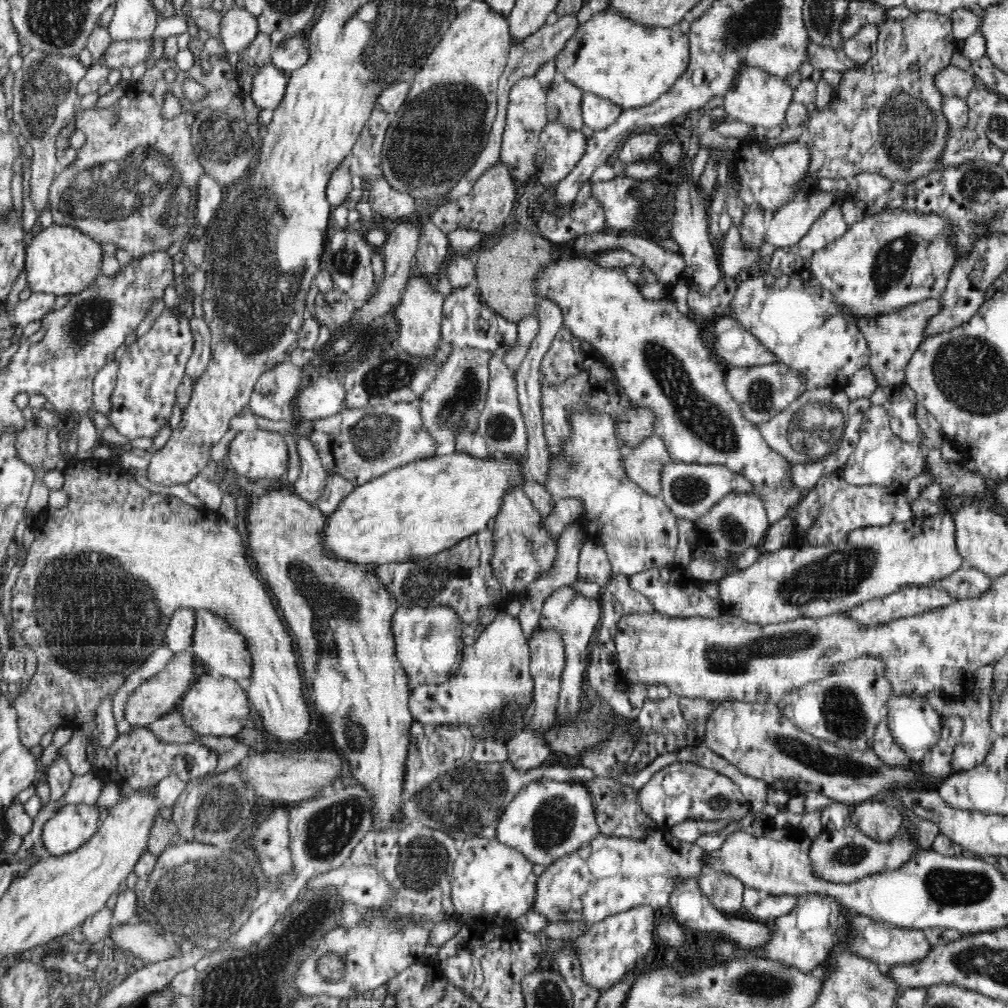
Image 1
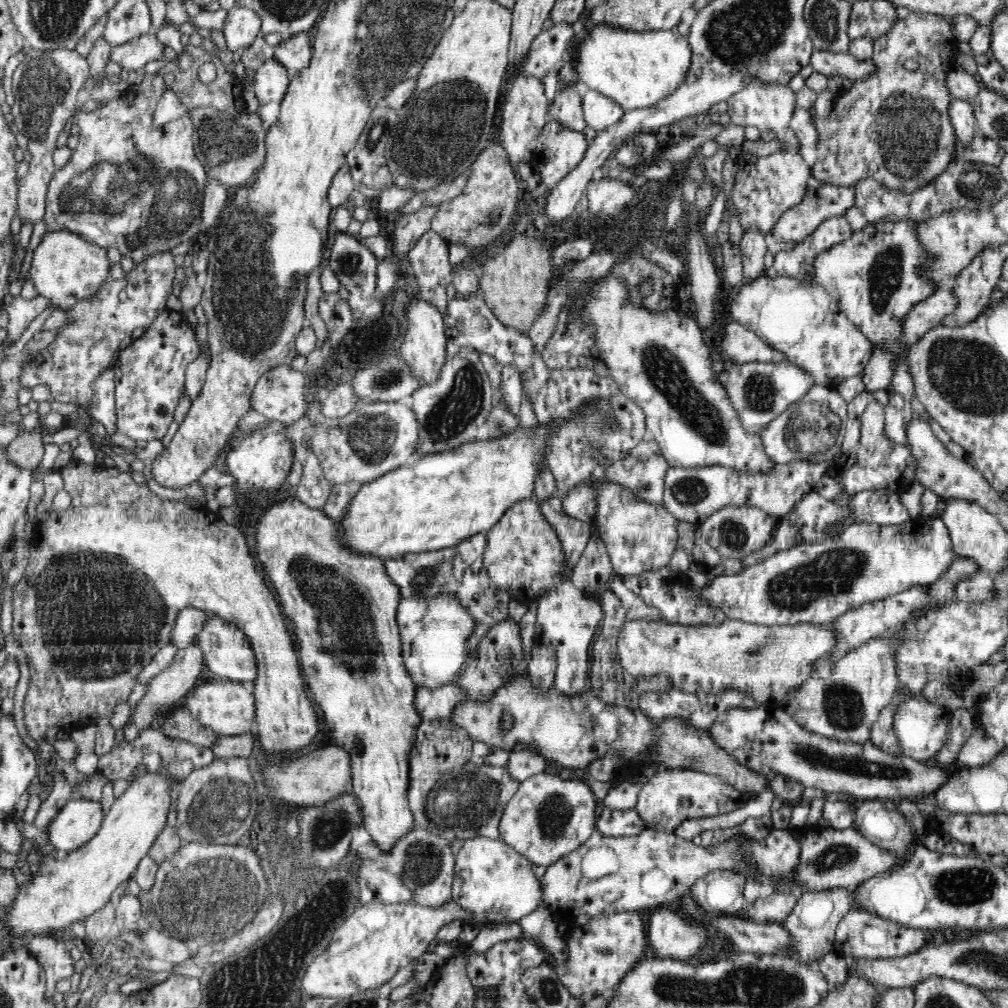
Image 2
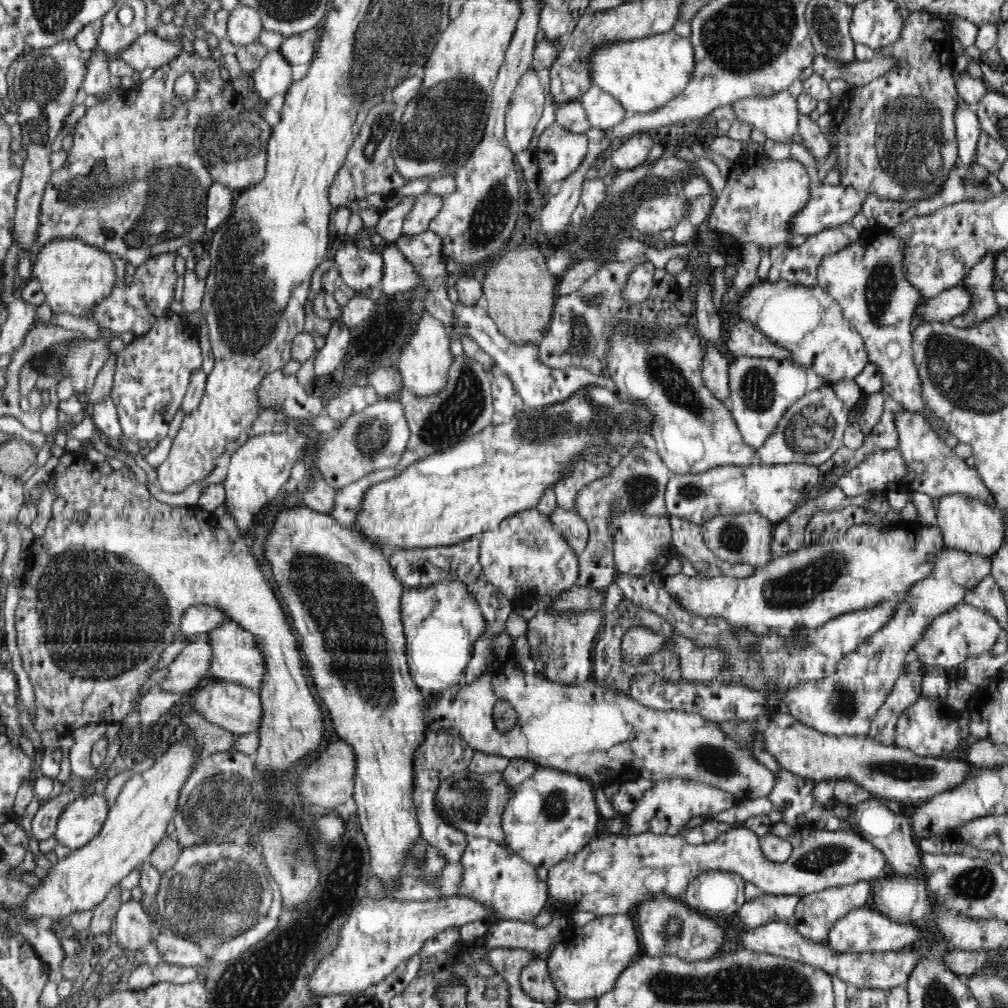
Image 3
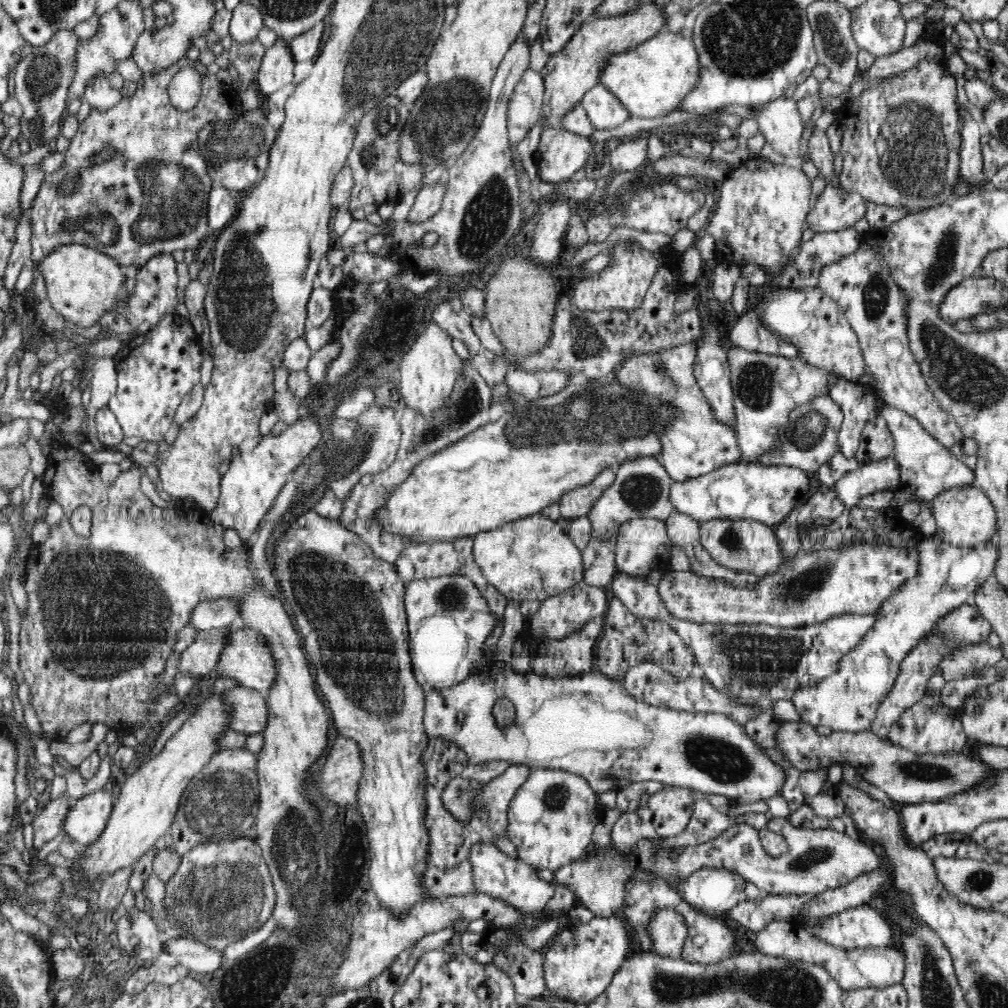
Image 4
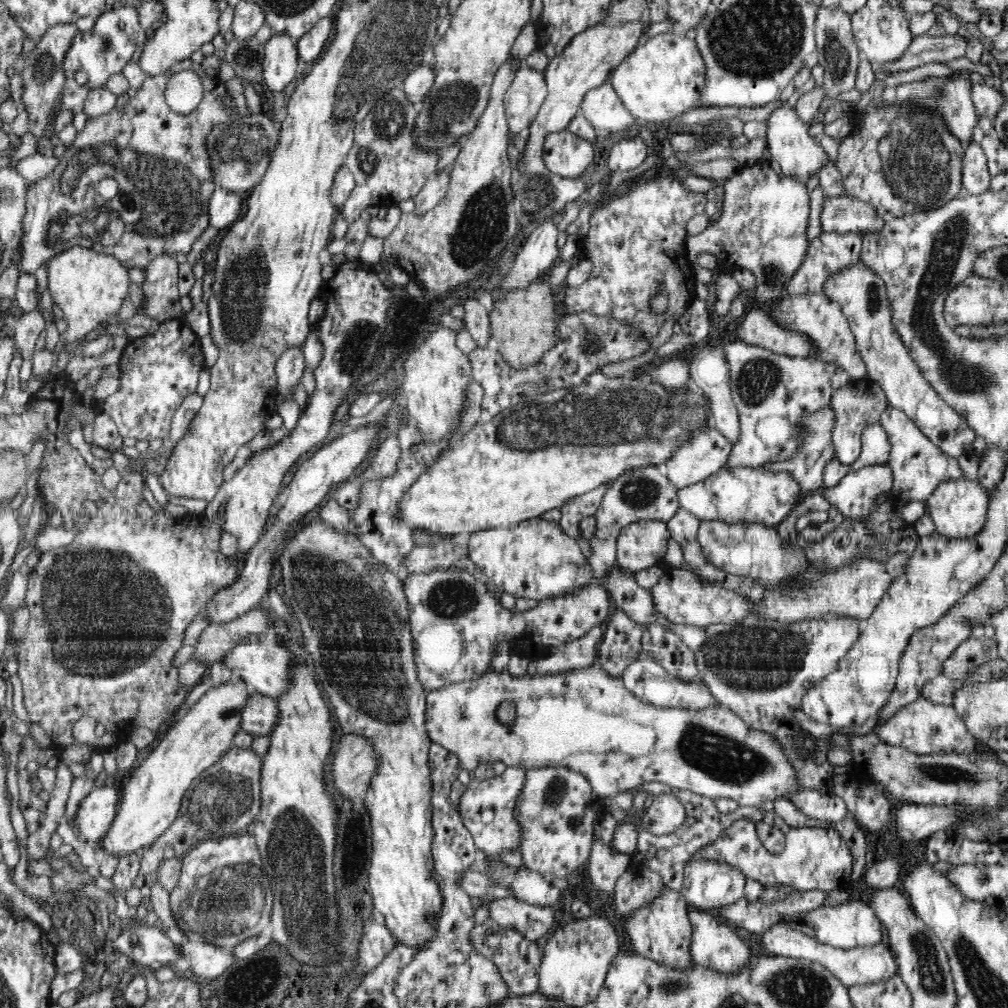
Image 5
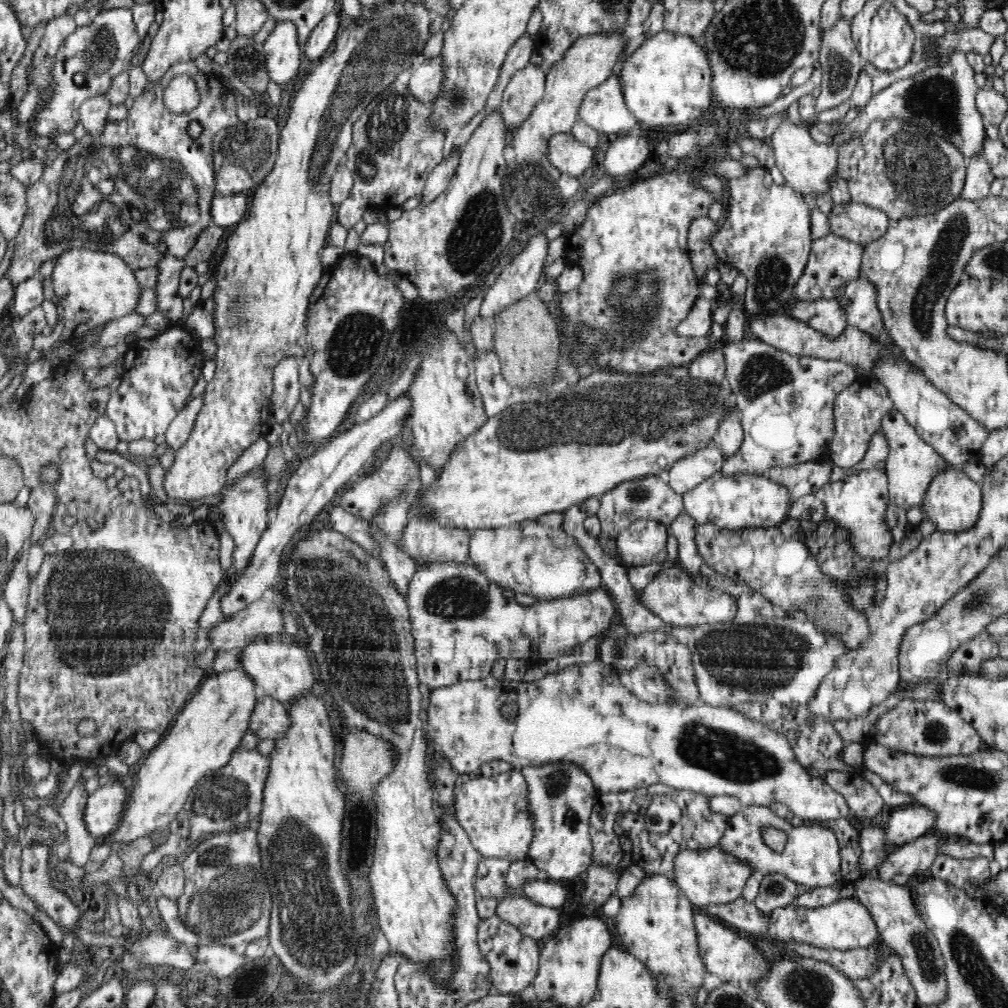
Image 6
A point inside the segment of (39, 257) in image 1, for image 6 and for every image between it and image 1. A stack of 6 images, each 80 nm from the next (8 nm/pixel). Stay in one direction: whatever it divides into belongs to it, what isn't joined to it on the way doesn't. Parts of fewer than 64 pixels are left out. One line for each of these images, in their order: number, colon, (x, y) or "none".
2: (65, 268)
3: (74, 276)
4: (82, 283)
5: (88, 286)
6: (94, 287)

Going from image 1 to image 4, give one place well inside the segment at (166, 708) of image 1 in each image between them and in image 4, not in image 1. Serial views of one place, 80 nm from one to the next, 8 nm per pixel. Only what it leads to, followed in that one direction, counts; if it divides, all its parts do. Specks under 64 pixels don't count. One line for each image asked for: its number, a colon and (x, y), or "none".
2: (180, 676)
3: (187, 669)
4: (201, 656)

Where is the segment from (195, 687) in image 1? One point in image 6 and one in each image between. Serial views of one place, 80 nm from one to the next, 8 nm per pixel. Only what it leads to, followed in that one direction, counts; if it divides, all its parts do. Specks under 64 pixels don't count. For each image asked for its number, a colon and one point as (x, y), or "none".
2: (227, 707)
3: (233, 707)
4: (249, 705)
5: (260, 714)
6: (268, 719)

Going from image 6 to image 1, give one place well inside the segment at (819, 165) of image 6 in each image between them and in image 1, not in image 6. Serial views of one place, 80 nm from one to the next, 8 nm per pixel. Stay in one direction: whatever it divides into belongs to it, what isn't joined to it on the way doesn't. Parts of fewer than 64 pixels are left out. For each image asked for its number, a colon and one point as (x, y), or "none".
1: (757, 98)
2: (770, 106)
3: (776, 116)
4: (780, 121)
5: (797, 153)

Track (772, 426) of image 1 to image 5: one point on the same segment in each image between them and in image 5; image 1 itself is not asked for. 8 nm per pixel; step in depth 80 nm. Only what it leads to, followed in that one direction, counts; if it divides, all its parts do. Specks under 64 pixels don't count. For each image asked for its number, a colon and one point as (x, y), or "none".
2: (812, 429)
3: (812, 429)
4: (810, 439)
5: (808, 465)

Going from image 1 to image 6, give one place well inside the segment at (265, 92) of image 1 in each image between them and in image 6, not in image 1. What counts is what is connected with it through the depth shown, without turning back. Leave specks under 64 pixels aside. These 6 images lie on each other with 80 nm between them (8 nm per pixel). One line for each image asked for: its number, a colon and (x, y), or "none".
2: (270, 81)
3: (274, 74)
4: (276, 70)
5: (280, 61)
6: (282, 50)

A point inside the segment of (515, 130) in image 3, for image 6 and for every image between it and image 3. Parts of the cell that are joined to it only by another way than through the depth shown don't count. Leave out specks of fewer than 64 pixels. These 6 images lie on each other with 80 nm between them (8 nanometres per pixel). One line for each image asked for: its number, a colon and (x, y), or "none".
4: (525, 105)
5: (528, 91)
6: (526, 88)

